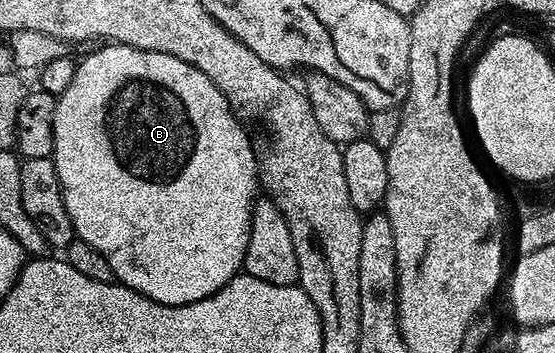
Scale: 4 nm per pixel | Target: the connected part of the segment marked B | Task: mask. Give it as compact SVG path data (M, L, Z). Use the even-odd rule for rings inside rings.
M104 43L101 46L84 62L81 60L77 64L74 79L70 79L70 87L66 87L66 91L60 94L54 111L54 151L51 158L56 163L66 211L72 220L76 237L90 243L90 247L94 247L94 251L98 251L98 255L110 263L113 278L119 284L163 305L198 303L198 299L206 299L230 283L230 279L237 276L244 267L246 247L250 243L252 203L258 196L258 174L252 138L226 103L222 91L218 91L218 87L214 87L214 83L210 83L210 79L206 79L198 67L190 67L182 63L182 59L174 59L174 55L158 51L135 49L119 43Z

